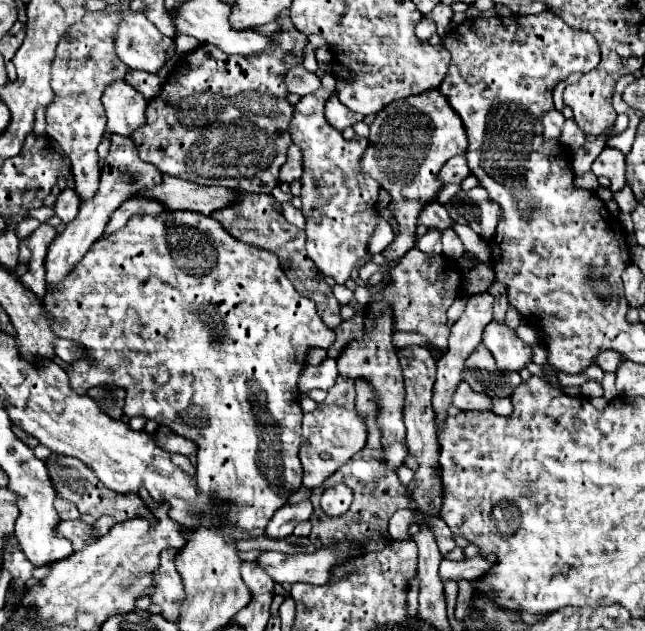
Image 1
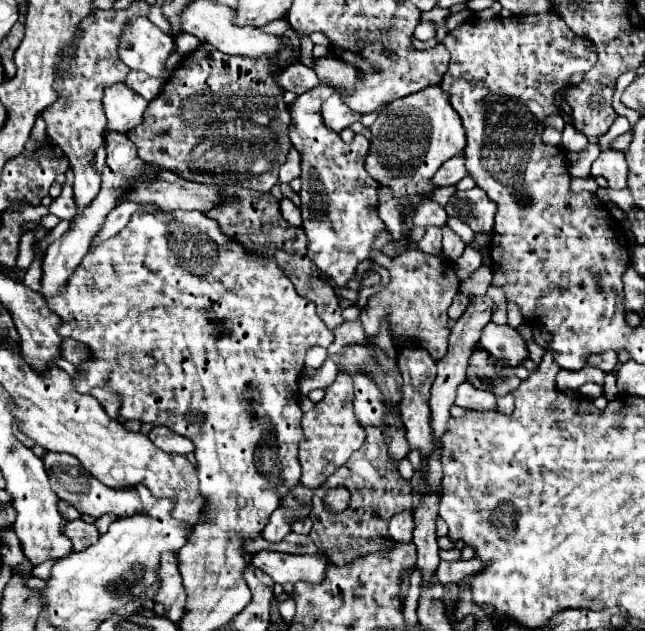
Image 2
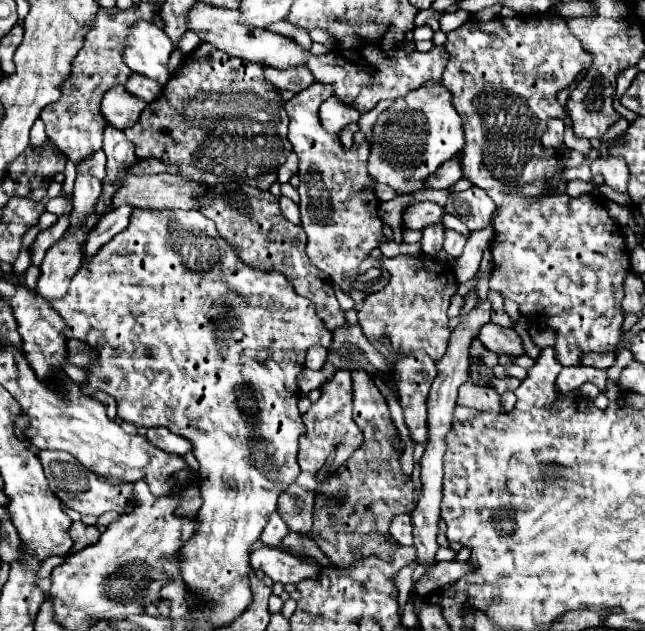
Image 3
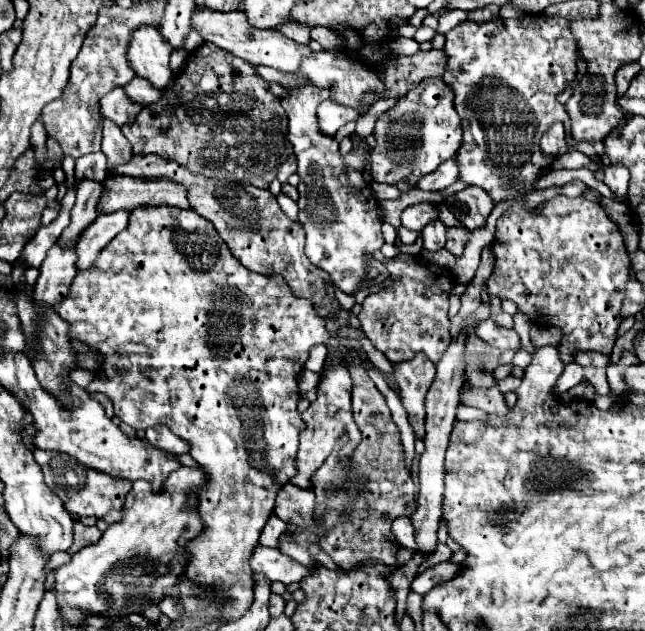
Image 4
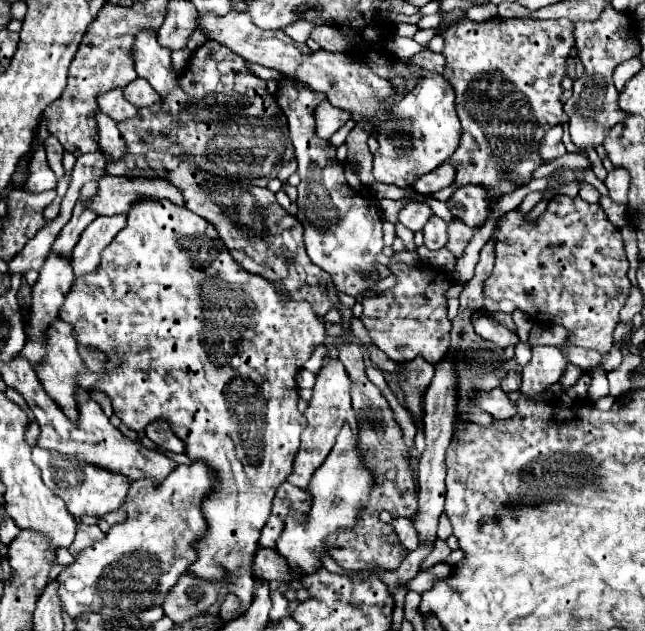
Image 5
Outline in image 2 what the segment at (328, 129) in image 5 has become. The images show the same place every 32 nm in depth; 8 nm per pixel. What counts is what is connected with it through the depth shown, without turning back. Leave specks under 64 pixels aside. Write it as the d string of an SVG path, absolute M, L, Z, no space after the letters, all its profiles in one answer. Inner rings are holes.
M336 92L322 104L322 116L324 124L328 124L328 128L332 128L334 132L342 132L344 128L360 120L360 114L352 112Z

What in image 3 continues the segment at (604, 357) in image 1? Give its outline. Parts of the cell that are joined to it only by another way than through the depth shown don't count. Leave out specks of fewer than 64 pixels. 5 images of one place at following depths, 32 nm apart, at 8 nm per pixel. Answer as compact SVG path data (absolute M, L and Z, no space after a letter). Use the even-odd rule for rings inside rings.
M588 352L588 356L582 356L580 362L584 366L594 366L594 368L610 368L614 364L614 352L610 354L594 354L594 352Z

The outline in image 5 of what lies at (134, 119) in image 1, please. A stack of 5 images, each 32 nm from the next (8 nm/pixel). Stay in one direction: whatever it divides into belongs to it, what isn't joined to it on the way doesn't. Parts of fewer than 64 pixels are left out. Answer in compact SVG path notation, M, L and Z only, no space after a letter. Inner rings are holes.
M114 88L114 90L108 90L104 94L98 96L98 106L104 114L108 114L114 122L122 122L122 120L128 120L136 114L136 106L130 104L122 90L120 88Z

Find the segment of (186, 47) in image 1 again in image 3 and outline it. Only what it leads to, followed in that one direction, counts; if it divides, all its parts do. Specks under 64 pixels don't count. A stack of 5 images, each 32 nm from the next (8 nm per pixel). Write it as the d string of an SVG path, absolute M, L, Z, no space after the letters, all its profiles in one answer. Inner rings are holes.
M188 32L188 34L184 36L184 40L180 40L180 50L182 50L184 54L190 54L190 52L194 52L200 44L202 44L200 36L196 36L196 32Z

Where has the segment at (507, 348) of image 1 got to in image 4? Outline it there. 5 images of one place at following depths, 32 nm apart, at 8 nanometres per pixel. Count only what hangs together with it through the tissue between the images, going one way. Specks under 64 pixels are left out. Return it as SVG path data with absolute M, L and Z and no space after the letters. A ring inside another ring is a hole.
M482 320L480 324L476 324L476 334L498 350L506 350L506 348L516 350L520 346L520 338L514 330L506 330L492 320Z

